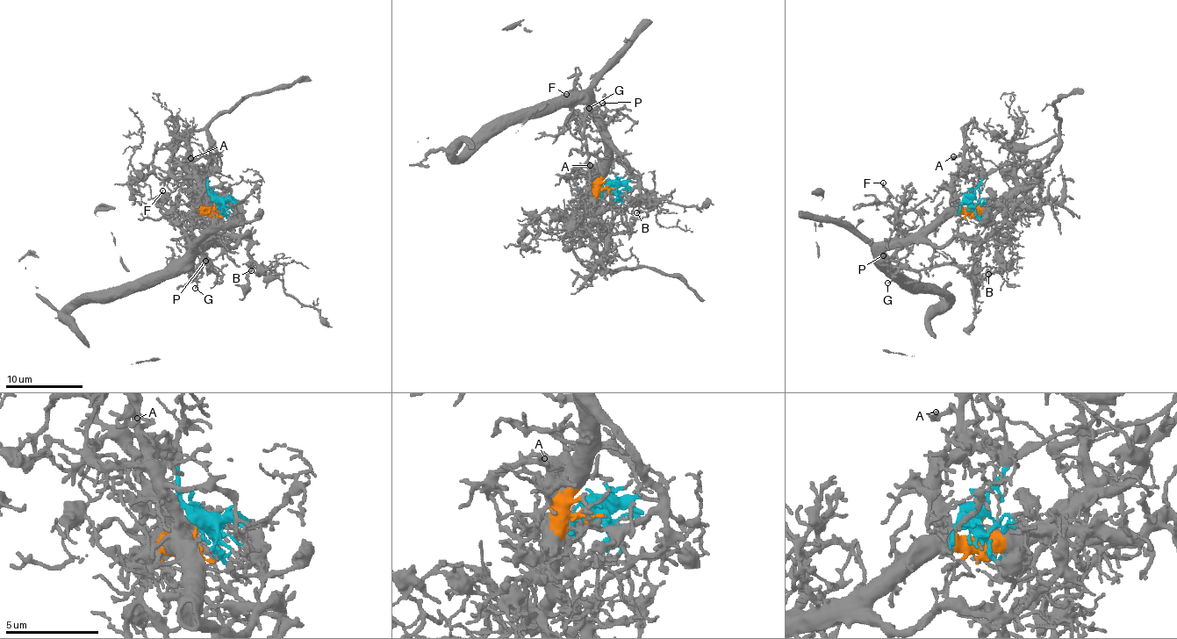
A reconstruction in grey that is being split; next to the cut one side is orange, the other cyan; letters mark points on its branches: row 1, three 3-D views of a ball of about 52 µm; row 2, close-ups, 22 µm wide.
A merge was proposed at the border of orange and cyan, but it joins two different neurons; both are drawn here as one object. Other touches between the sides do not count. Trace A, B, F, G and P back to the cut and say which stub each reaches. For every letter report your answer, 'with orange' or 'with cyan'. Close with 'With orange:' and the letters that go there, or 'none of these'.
A: with orange
B: with cyan
F: with orange
G: with orange
P: with orange
With orange: A, F, G, P

